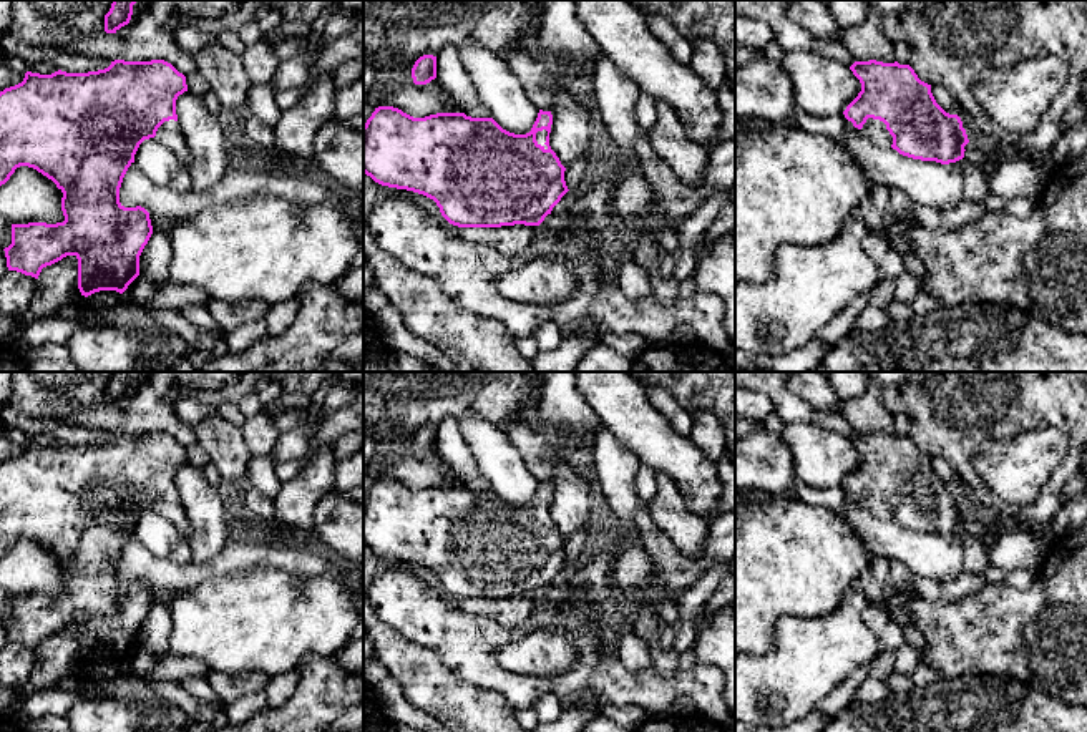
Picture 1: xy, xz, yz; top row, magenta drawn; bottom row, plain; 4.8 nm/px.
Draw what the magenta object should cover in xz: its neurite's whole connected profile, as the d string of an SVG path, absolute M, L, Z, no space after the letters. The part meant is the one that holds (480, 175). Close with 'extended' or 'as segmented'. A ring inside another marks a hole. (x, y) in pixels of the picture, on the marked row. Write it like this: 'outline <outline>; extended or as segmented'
outline M378 106L363 124L363 173L388 188L423 194L458 227L539 226L569 191L566 168L549 146L551 111L539 110L526 134L503 129L493 118L436 113L413 118Z; extended

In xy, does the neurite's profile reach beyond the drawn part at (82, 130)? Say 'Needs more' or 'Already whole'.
Needs more

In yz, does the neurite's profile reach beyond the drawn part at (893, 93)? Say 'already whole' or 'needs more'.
needs more

